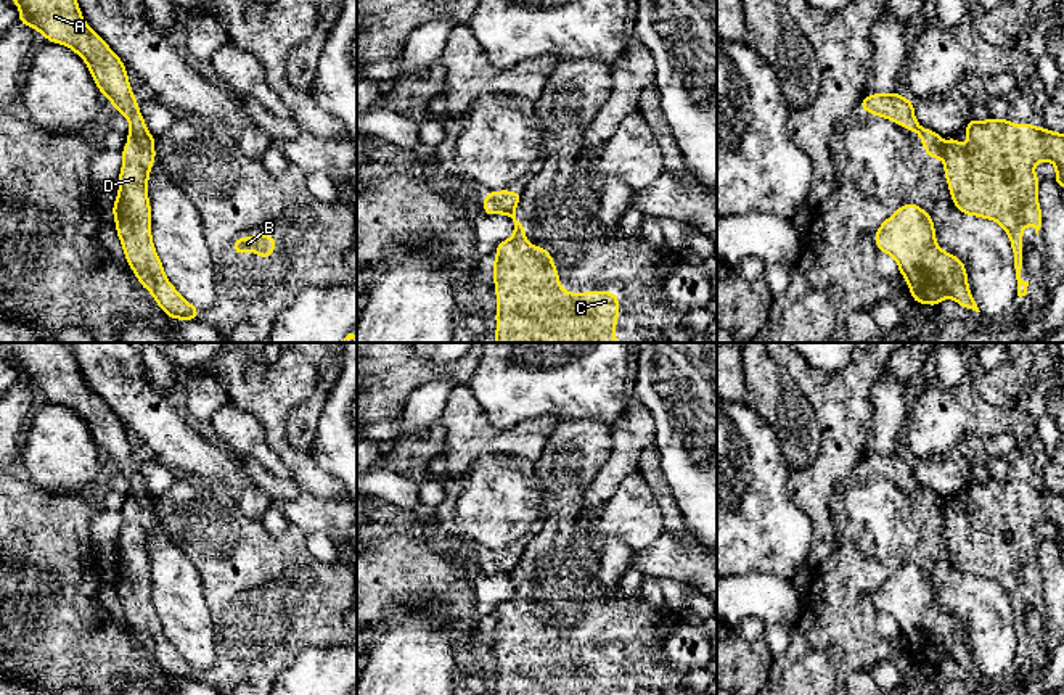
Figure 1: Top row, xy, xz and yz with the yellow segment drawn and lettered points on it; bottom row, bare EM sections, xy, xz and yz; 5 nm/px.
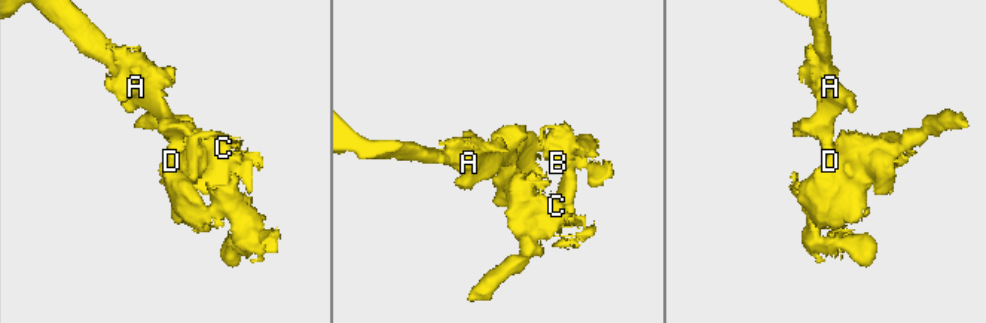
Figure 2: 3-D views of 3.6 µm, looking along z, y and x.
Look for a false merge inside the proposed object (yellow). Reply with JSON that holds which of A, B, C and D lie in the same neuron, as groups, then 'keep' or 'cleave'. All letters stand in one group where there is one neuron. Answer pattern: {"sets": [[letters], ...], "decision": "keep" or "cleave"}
{"sets": [["A"], ["B", "C", "D"]], "decision": "cleave"}

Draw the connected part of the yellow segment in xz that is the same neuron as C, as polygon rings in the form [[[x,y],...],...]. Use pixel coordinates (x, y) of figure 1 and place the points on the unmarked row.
[[[516,570],[508,576],[514,595],[497,605],[492,624],[498,661],[495,695],[616,695],[619,656],[563,650],[553,616],[527,603]]]

